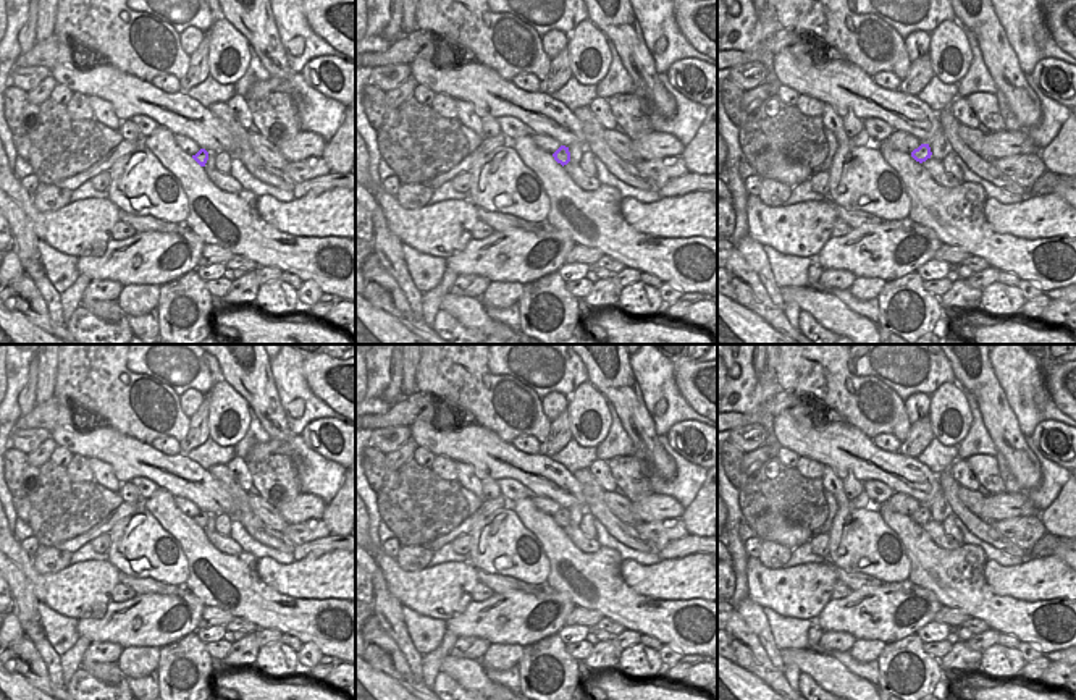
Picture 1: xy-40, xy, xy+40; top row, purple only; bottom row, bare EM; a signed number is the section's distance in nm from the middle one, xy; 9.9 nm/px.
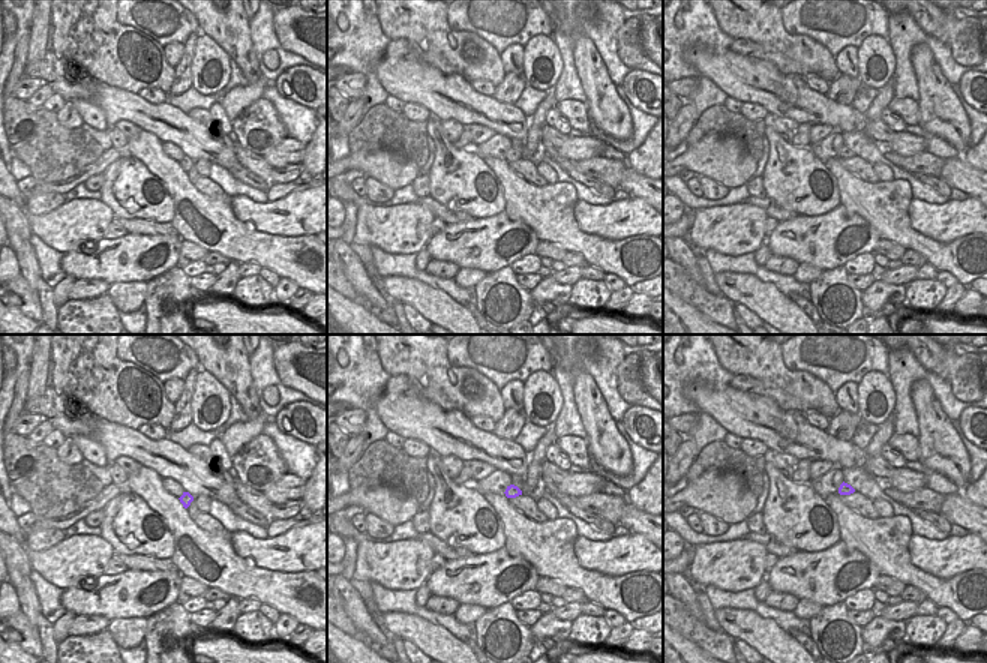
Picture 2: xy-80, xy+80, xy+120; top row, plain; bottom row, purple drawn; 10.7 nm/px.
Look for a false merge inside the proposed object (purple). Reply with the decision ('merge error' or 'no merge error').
no merge error

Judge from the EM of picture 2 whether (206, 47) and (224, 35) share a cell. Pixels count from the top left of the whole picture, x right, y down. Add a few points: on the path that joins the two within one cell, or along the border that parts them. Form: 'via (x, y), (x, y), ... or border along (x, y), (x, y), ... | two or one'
border along (201, 32), (231, 59) | two

